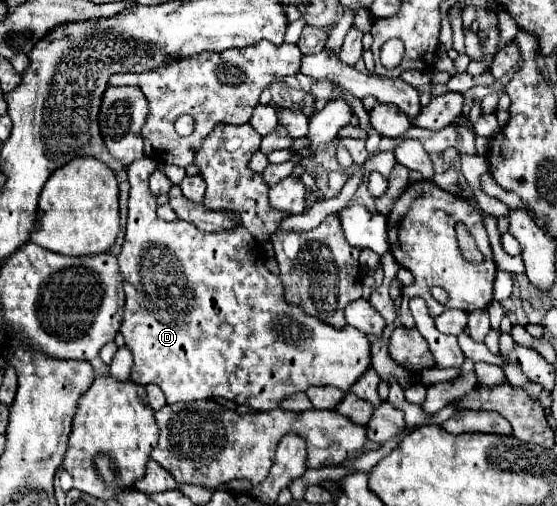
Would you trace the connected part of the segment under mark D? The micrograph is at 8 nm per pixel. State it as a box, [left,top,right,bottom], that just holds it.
[118,157,372,409]

